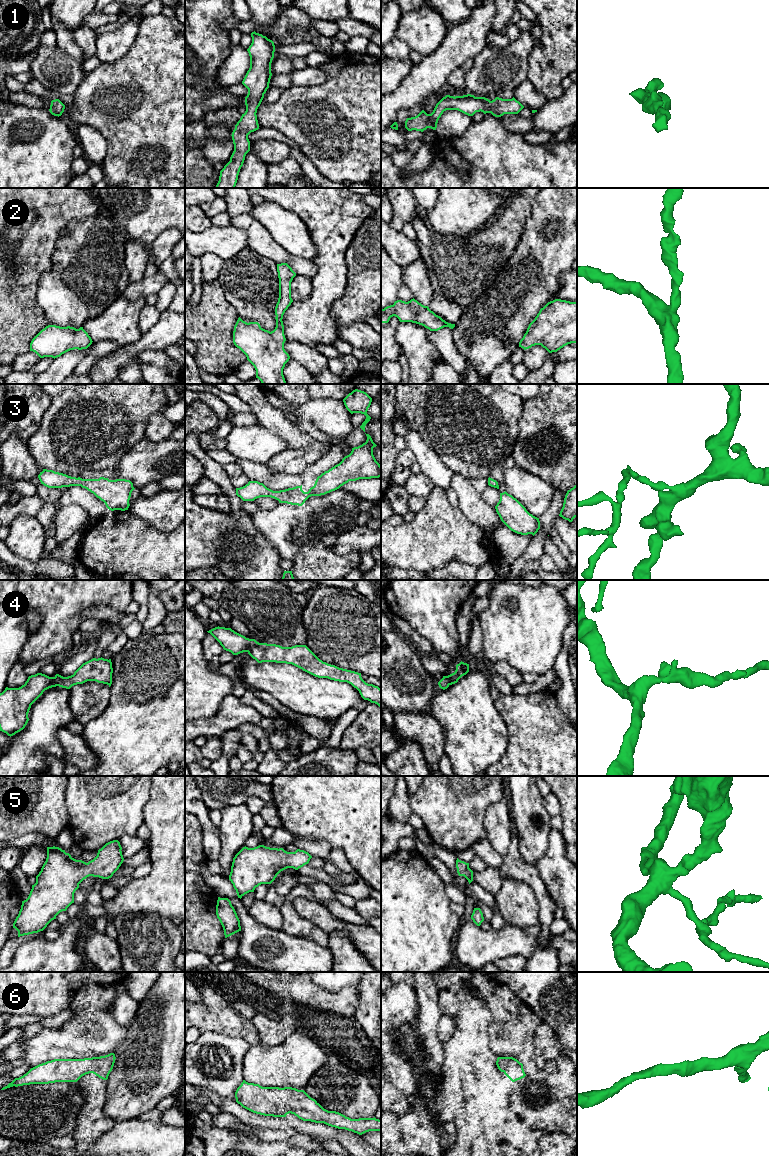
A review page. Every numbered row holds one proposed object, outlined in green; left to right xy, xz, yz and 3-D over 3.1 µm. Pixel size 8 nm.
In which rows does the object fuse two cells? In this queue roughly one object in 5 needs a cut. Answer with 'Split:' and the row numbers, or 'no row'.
Split: no row

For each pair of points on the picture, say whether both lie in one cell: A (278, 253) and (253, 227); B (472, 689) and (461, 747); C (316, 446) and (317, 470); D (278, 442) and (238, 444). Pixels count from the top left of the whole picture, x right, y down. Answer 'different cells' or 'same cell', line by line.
A: same cell
B: same cell
C: different cells
D: same cell

